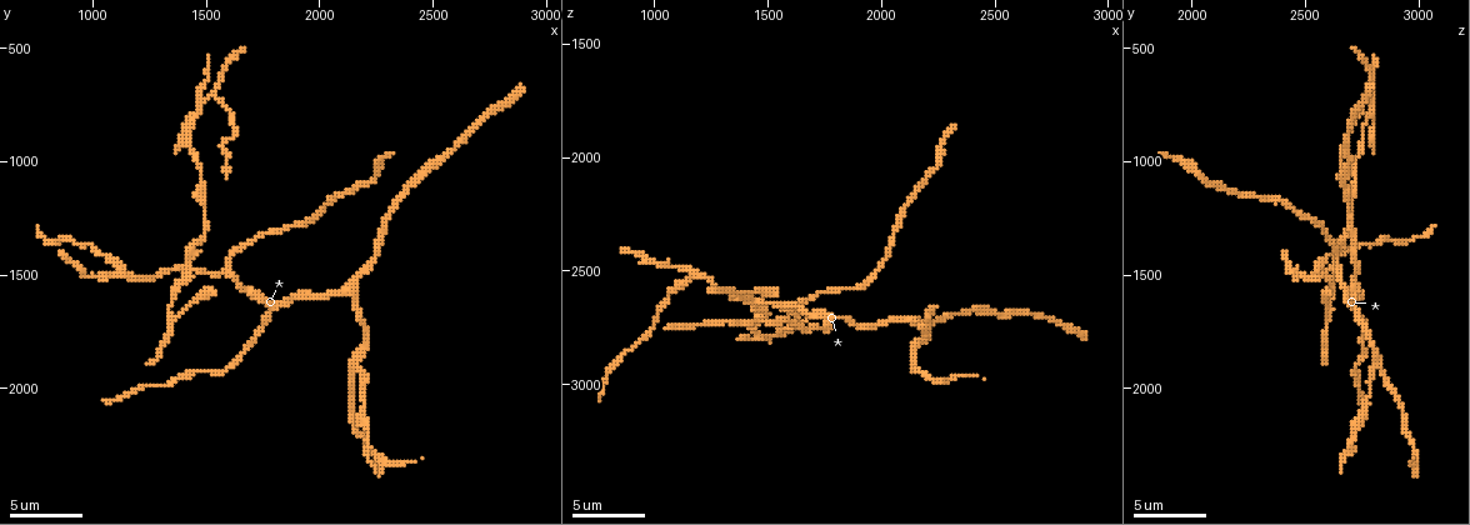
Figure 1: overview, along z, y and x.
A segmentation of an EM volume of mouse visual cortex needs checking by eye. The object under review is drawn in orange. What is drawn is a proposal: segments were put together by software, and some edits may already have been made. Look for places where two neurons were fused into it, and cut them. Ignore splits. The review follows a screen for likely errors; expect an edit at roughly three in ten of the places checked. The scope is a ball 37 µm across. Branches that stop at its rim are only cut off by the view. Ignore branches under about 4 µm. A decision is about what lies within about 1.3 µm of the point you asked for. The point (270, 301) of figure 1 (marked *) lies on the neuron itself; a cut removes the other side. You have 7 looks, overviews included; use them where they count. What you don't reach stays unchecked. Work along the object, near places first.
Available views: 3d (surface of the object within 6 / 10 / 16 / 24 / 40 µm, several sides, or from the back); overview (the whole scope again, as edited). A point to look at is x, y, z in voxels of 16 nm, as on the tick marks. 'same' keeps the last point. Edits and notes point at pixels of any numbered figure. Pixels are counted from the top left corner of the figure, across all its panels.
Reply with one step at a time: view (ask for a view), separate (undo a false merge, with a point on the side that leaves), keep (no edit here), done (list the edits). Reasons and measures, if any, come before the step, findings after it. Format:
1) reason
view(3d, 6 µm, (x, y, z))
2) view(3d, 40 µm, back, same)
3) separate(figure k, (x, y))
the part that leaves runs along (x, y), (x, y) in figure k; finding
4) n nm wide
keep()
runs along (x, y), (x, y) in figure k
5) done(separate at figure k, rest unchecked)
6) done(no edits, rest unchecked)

looks like a crossing
view(3d, 10 µm, (1430, 1440, 2630))

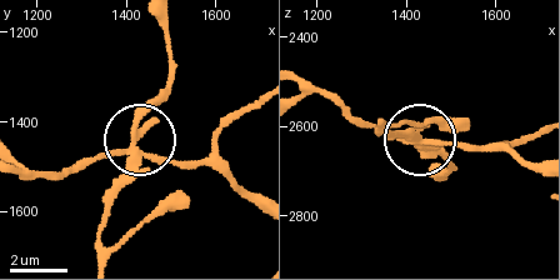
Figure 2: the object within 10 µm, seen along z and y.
separate(figure 2, (109, 190))
the part that leaves runs along (133, 153), (135, 120), (168, 76), (168, 26) in figure 2; a second neuron is stuck on

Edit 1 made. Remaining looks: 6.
two arms in line, one across
view(3d, 10 µm, (2150, 1580, 2710))

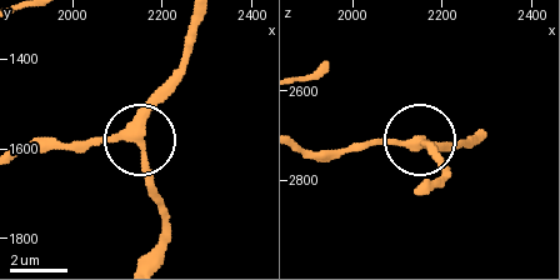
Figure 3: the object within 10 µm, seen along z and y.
view(3d, 6 µm, same)

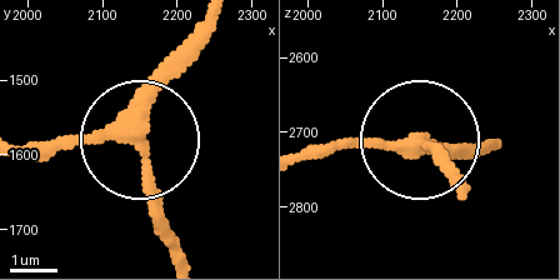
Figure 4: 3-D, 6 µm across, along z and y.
keep()
runs along (20, 158), (135, 149), (171, 253) in figure 4; one neuron here

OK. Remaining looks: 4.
arms part here
view(3d, 10 µm, (2140, 1900, 2820))

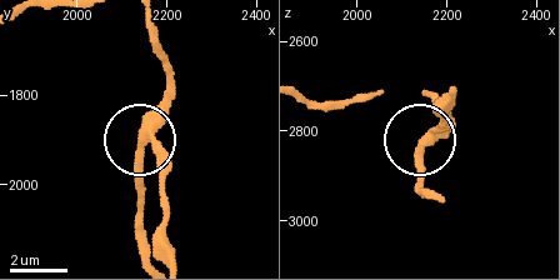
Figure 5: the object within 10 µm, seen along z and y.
separate(figure 5, (168, 159))
the part that leaves runs along (151, 124), (165, 258) in figure 5; a second neuron is stuck on

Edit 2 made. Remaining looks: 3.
side arm on a straight run
view(3d, 6 µm, (1180, 1510, 2520))

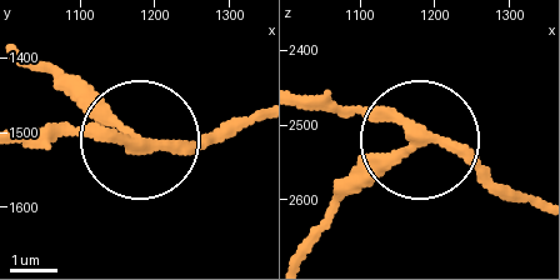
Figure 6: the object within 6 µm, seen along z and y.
3 arms
keep()
continuous, no second neuron

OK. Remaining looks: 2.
done(separate at figure 2, separate at figure 5, rest unchecked)

